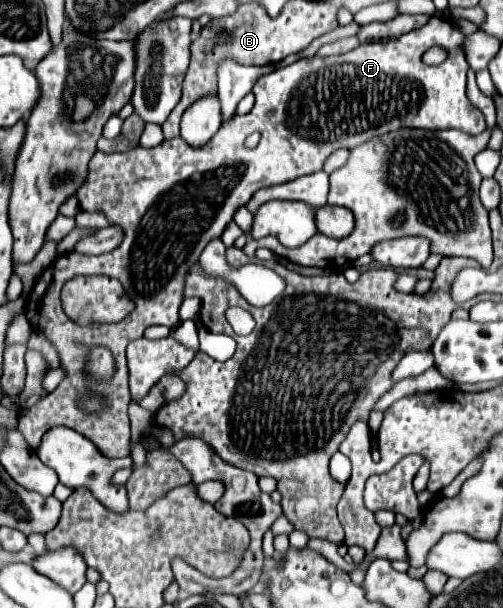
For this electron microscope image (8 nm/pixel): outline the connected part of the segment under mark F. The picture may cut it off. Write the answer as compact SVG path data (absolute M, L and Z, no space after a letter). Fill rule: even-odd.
M433 17L427 25L413 29L397 39L387 41L371 41L365 43L345 55L335 57L311 57L311 59L299 59L293 65L275 69L269 75L263 75L255 87L255 107L247 115L231 117L227 123L221 125L221 129L215 133L215 137L203 147L193 149L189 147L181 137L175 137L171 141L163 141L161 145L153 149L145 147L133 147L125 153L101 153L97 151L89 163L89 175L85 183L81 185L81 191L77 191L77 199L83 211L103 211L107 219L113 225L119 225L125 233L123 243L113 249L111 253L103 253L97 257L83 255L83 253L65 253L59 255L51 269L45 269L29 295L27 301L27 319L33 329L39 329L47 335L47 339L57 347L61 355L61 365L67 369L67 379L49 393L43 401L33 405L25 417L19 419L19 431L27 439L27 443L37 449L41 443L41 437L55 425L65 425L75 429L77 433L85 435L93 445L105 455L105 457L121 457L121 453L129 453L129 387L127 387L127 361L125 361L125 347L129 341L143 337L143 331L149 325L165 325L173 327L179 323L179 305L183 301L183 277L191 269L191 265L197 263L201 251L205 245L223 233L227 223L233 219L233 213L245 205L251 195L263 187L271 187L277 183L287 183L291 179L297 179L301 175L309 175L323 169L325 159L337 151L337 149L353 149L367 139L381 137L397 127L413 127L413 129L461 129L469 135L479 135L485 131L485 117L479 109L475 109L467 95L465 95L465 75L467 75L467 61L461 51L465 41L465 35L461 35L451 21ZM433 47L445 47L449 57L437 65L429 67L421 61L421 55ZM269 111L275 111L273 115L267 115ZM259 131L261 141L255 149L245 147L245 139L249 133ZM79 275L107 275L115 277L123 283L129 297L135 301L135 309L129 317L125 317L119 323L89 323L81 327L73 319L69 319L61 305L61 289L63 285ZM79 343L105 343L115 359L115 373L113 383L97 383L97 391L89 389L93 393L105 395L109 399L109 407L101 413L87 415L79 411L77 407L77 395L85 393L85 379L81 379L81 363L85 363L85 351L81 351Z

